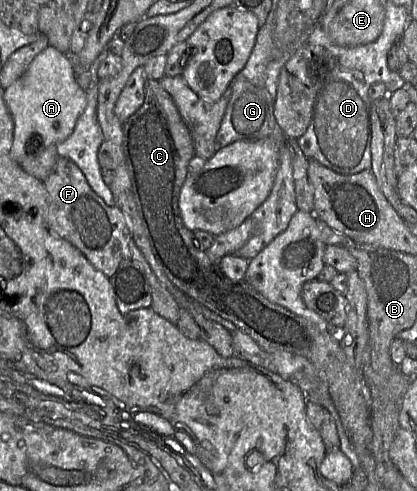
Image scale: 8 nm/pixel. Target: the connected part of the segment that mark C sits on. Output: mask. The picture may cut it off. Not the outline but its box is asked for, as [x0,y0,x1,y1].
[122,79,373,452]

